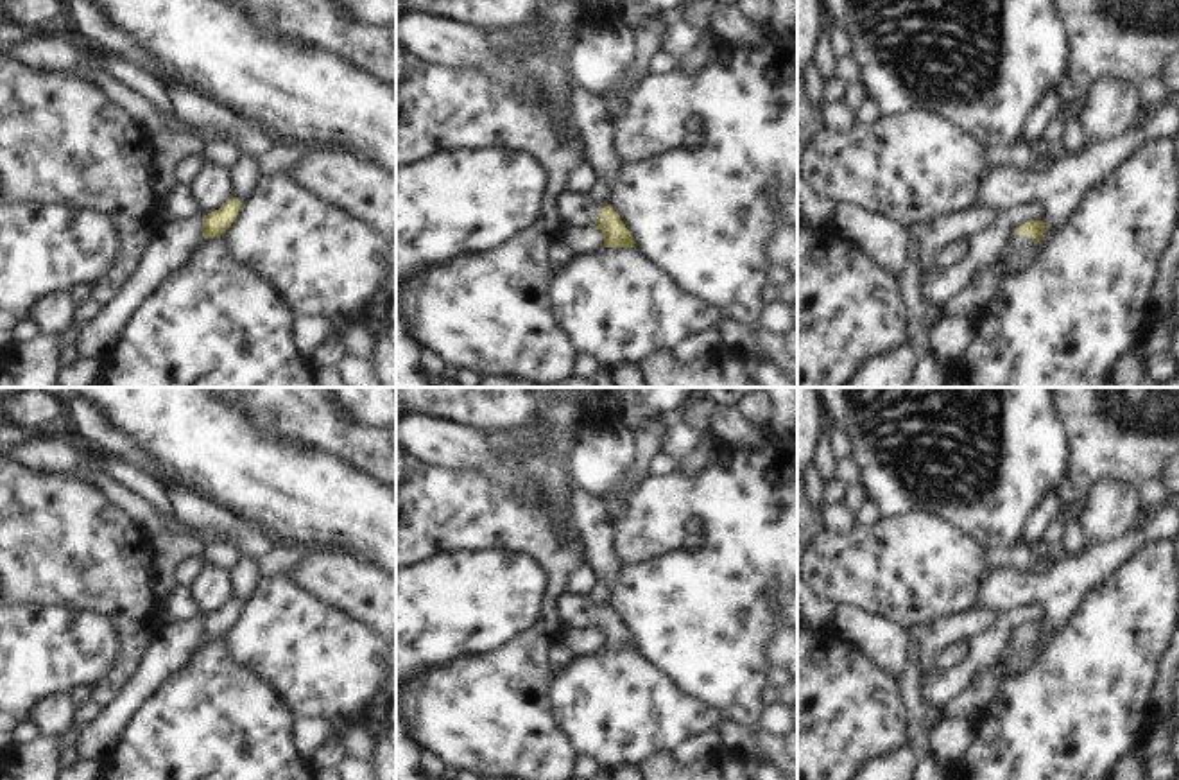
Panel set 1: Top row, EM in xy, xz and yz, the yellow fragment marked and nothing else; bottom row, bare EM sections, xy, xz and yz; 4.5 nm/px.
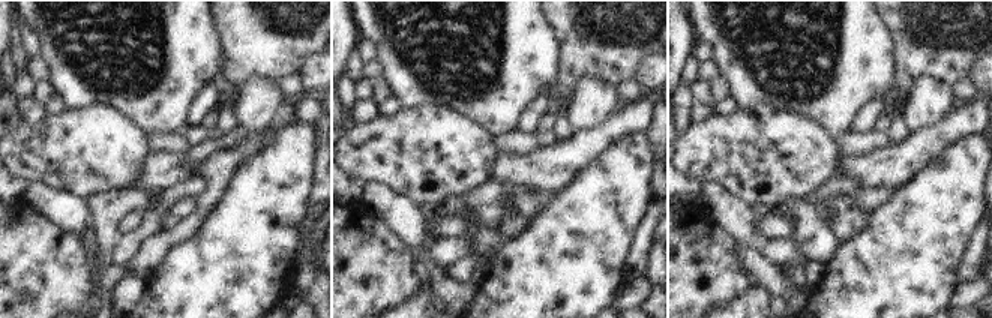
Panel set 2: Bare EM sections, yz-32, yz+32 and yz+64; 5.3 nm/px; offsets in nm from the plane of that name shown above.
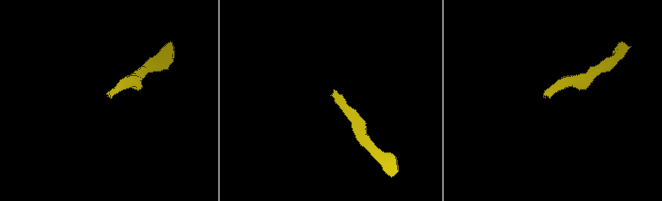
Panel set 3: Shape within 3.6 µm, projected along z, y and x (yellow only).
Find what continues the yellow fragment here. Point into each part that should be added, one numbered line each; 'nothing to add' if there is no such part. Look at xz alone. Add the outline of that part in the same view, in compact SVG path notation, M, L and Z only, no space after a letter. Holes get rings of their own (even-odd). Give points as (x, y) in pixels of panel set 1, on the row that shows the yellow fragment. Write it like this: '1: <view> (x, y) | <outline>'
1: xz (574, 210) | M566 190L557 197L555 210L564 230L593 226L600 217L600 208L588 195Z

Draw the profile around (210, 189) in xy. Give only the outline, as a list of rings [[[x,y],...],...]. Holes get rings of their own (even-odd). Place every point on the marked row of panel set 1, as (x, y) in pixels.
[[[204,163],[188,188],[201,215],[208,215],[231,199],[231,174]]]

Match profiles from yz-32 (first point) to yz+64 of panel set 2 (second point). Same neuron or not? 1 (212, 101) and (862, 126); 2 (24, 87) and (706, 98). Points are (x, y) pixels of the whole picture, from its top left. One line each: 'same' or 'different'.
1: same
2: same

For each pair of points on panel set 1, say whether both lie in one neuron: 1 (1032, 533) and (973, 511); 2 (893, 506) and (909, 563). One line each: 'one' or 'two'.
1: two
2: two

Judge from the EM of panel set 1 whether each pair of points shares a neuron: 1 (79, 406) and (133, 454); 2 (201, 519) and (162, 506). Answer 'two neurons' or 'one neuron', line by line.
1: one neuron
2: two neurons

